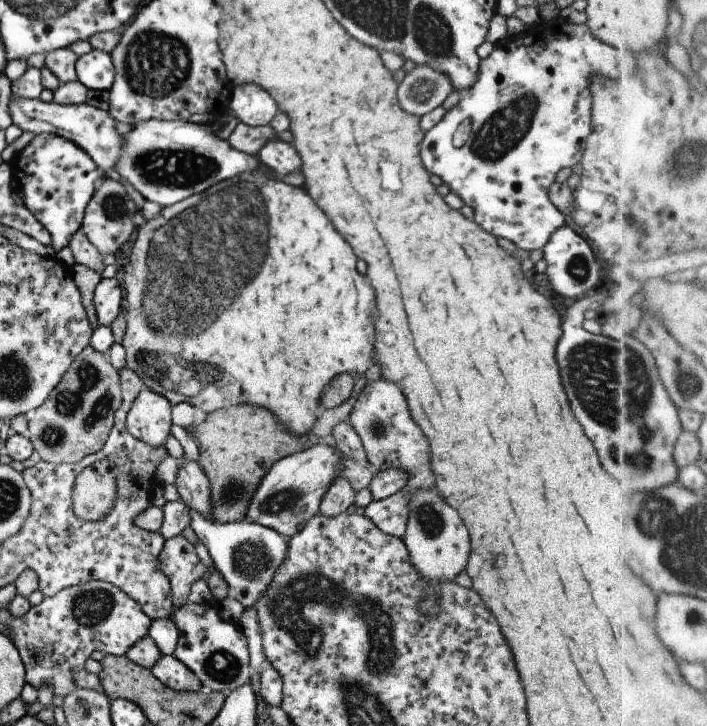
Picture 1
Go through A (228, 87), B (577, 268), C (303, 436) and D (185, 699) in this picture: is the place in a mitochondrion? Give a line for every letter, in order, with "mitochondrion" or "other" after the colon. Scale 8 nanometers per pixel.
A: other
B: mitochondrion
C: other
D: other

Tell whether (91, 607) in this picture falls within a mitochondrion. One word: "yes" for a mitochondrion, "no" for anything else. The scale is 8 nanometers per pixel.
yes

